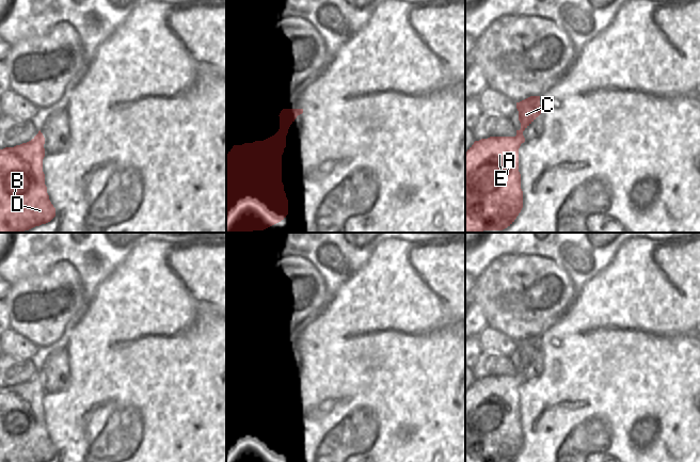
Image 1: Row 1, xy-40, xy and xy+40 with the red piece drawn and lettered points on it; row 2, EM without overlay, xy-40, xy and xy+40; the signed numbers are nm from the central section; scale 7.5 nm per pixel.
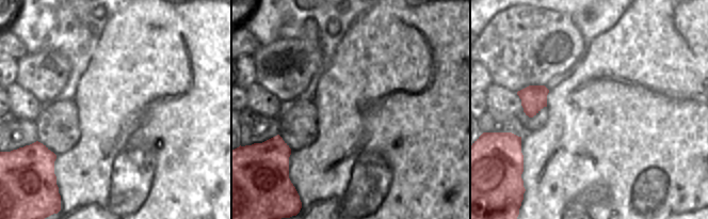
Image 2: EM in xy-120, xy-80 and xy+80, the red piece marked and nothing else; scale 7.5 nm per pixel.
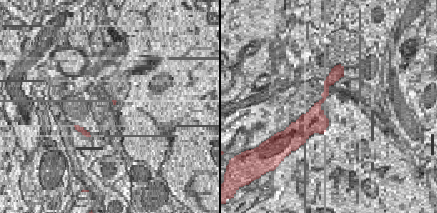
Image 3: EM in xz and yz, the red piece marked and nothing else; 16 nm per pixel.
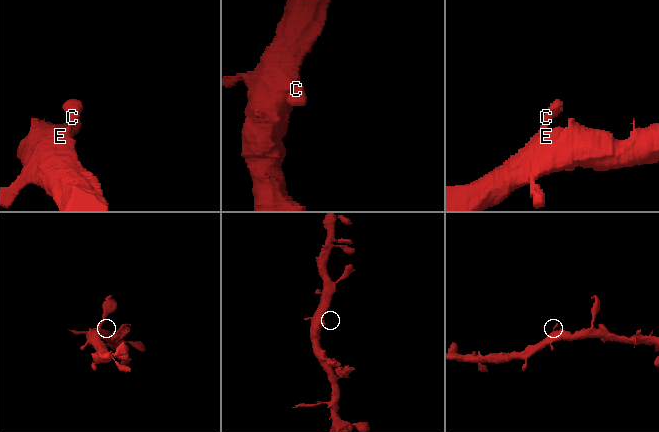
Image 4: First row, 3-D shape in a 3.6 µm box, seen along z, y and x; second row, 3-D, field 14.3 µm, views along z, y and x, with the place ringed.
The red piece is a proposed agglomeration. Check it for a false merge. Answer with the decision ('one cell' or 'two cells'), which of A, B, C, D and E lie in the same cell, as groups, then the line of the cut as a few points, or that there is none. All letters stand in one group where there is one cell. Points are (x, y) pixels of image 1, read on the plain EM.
one cell; A B C D E; no cut

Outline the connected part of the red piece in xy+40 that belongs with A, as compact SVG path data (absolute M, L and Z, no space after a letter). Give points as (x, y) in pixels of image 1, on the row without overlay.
M540 335L516 341L521 368L515 376L490 376L475 380L465 392L465 462L512 462L523 447L523 430L519 411L519 387L525 381L523 370L542 352Z

